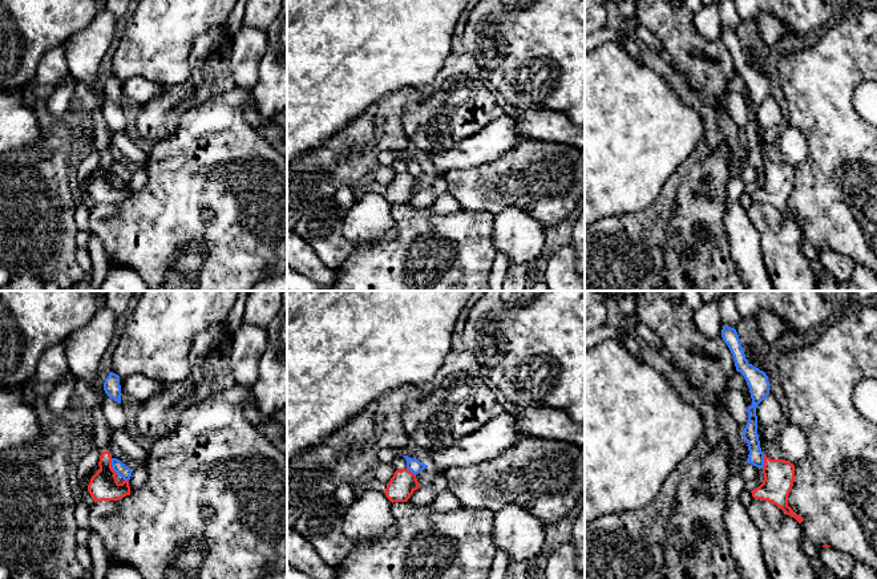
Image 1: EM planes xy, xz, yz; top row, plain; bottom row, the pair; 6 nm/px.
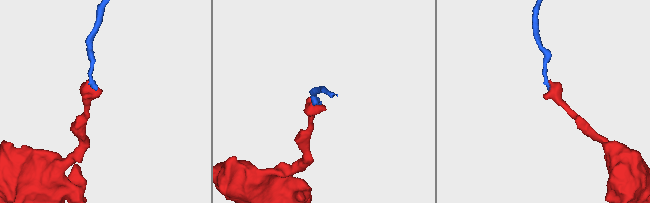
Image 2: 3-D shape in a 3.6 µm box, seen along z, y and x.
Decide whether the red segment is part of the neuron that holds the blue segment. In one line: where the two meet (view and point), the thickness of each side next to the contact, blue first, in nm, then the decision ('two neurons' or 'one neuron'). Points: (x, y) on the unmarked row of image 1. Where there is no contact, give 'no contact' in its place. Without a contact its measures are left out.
meets blue in xy at (112, 169); 80 nm thick on the blue side, 180 nm on the other; two neurons

